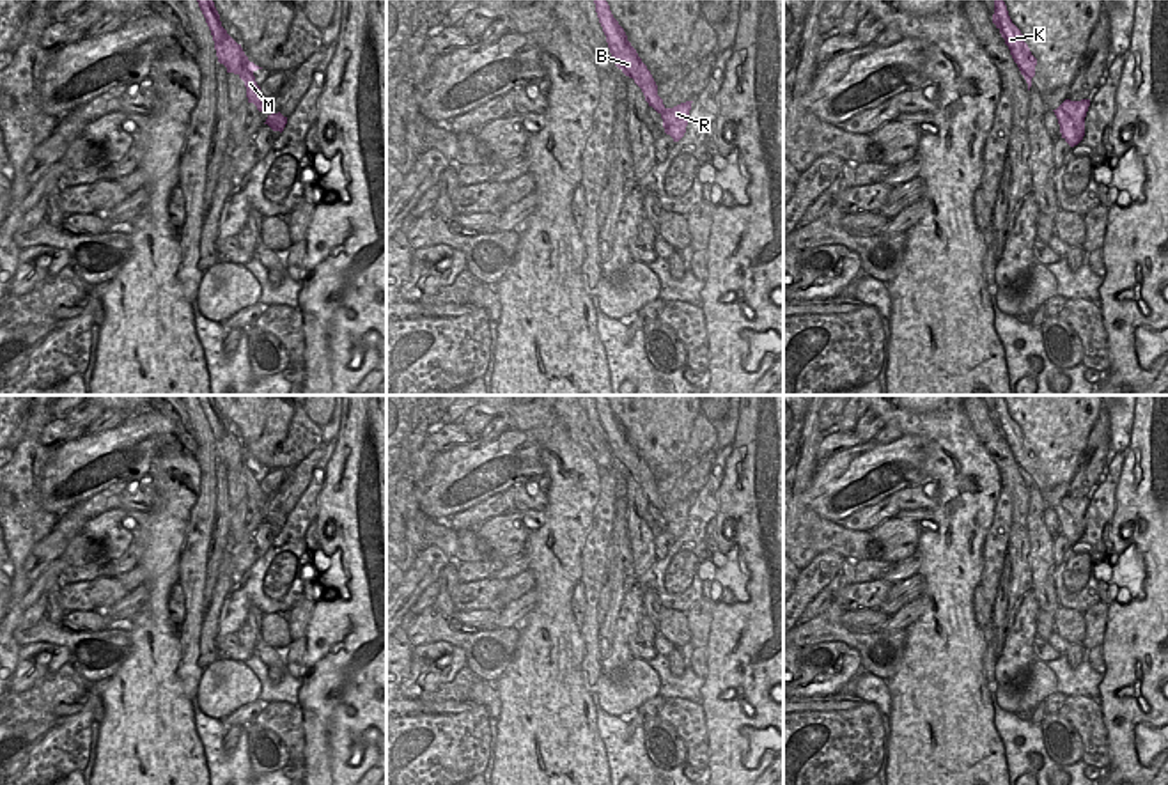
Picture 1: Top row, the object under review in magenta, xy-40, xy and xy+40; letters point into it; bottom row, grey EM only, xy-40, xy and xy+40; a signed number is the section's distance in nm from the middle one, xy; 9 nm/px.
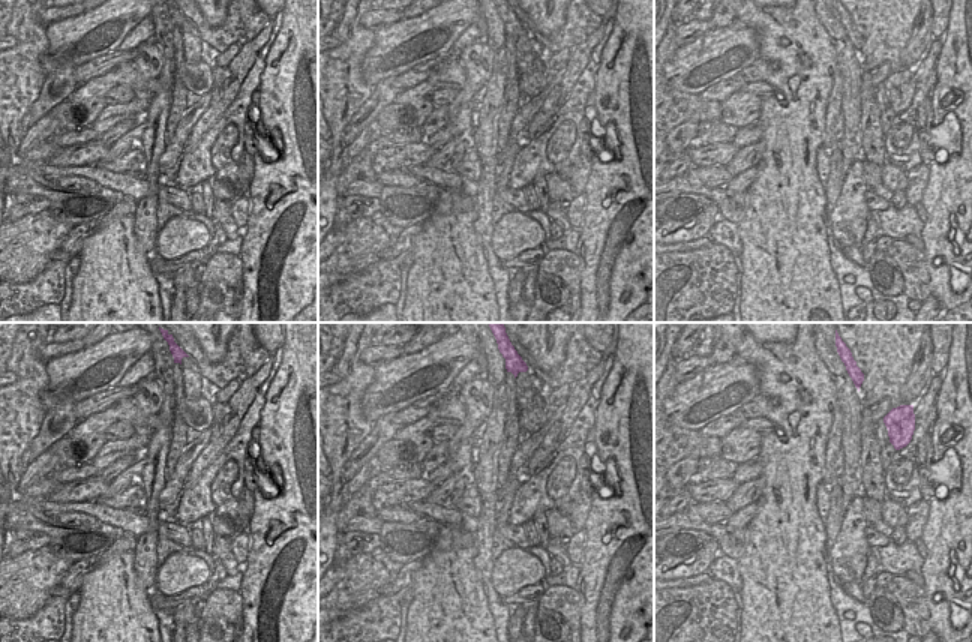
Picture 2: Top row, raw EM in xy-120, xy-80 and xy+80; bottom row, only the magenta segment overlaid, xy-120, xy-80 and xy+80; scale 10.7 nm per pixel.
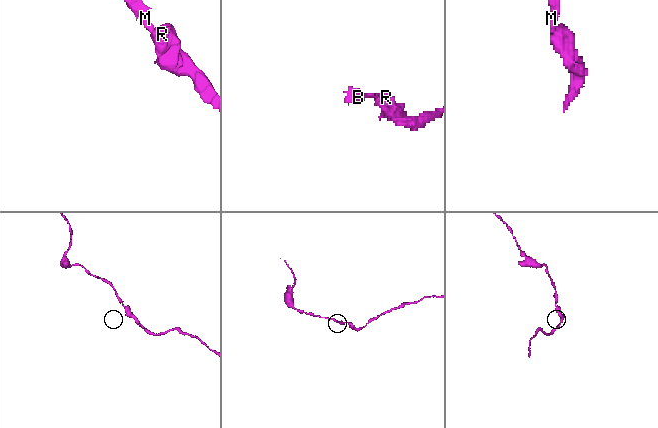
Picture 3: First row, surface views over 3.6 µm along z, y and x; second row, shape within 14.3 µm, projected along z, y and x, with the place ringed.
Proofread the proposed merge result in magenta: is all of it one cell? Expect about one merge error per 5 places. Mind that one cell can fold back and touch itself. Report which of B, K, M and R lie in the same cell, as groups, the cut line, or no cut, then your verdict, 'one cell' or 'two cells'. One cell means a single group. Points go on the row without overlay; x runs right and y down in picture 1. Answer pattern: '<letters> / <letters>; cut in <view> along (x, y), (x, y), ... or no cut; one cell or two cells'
B K M R; no cut; one cell

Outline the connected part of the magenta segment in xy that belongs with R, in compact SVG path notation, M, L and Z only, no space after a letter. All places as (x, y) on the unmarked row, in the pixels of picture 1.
M592 395L596 400L596 409L603 429L606 432L606 439L610 450L613 454L615 462L642 486L645 498L652 503L663 516L665 530L679 539L688 523L688 512L693 498L681 500L674 505L666 505L663 496L658 493L658 482L647 466L647 462L638 454L636 447L627 438L624 425L613 415L606 395Z

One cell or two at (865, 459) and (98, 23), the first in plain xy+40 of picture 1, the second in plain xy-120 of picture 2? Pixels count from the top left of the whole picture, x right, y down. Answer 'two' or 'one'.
one

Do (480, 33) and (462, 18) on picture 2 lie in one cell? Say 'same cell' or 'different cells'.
different cells

